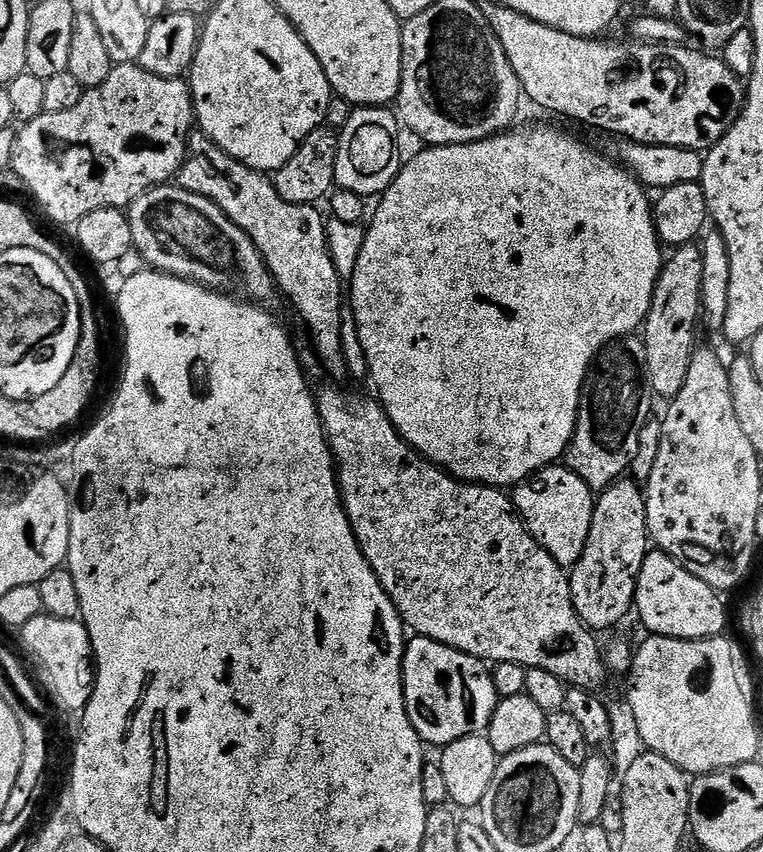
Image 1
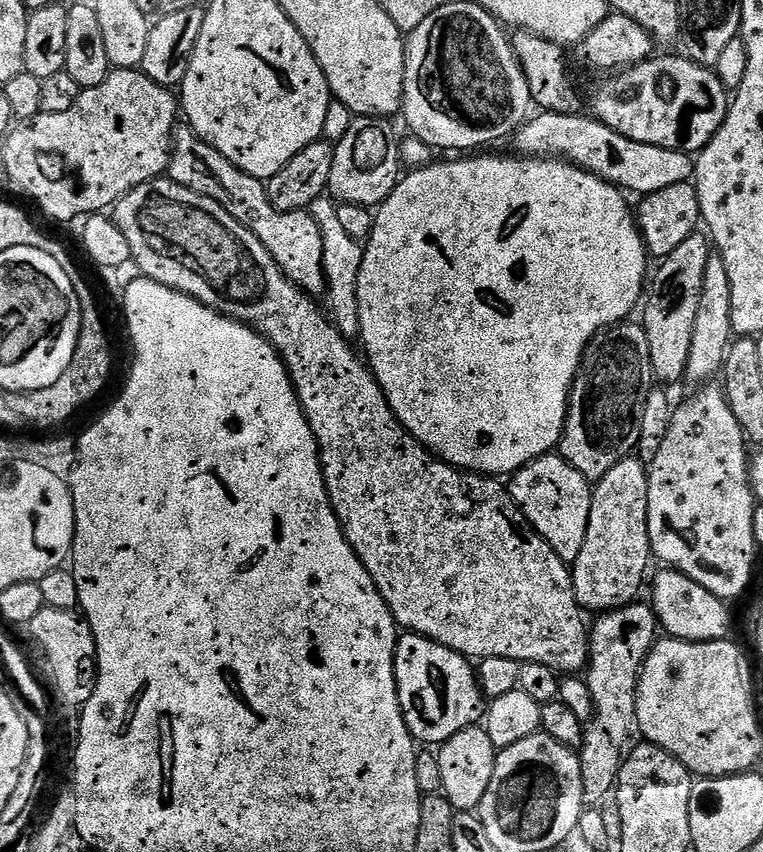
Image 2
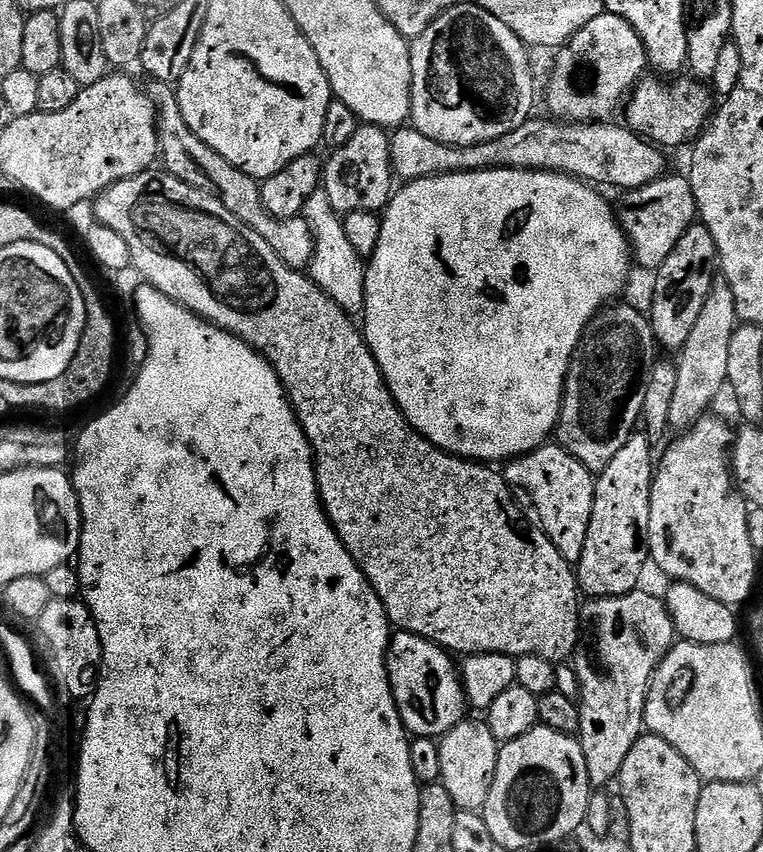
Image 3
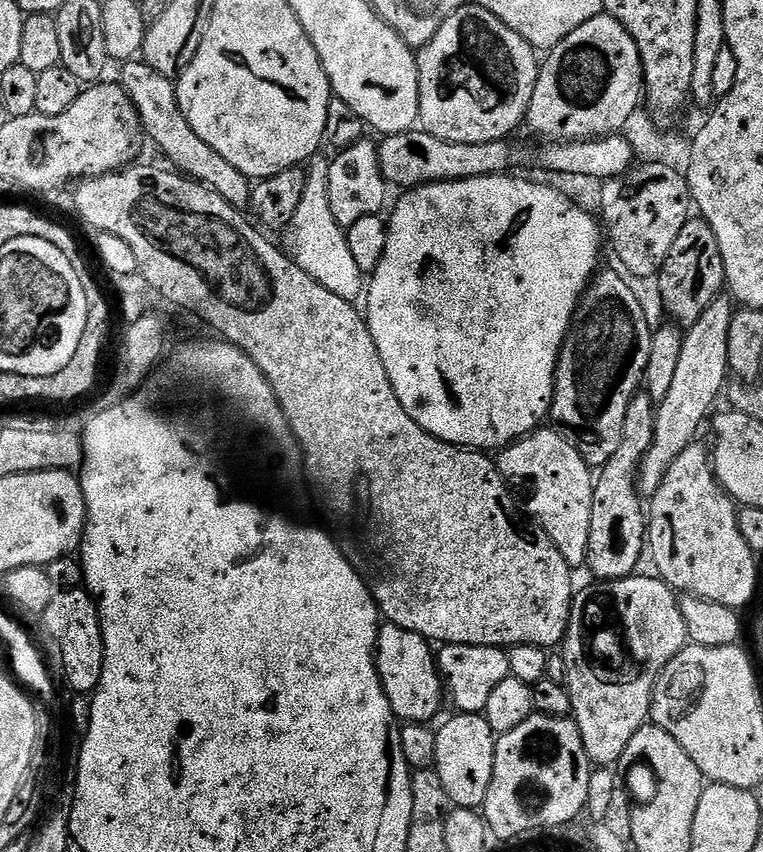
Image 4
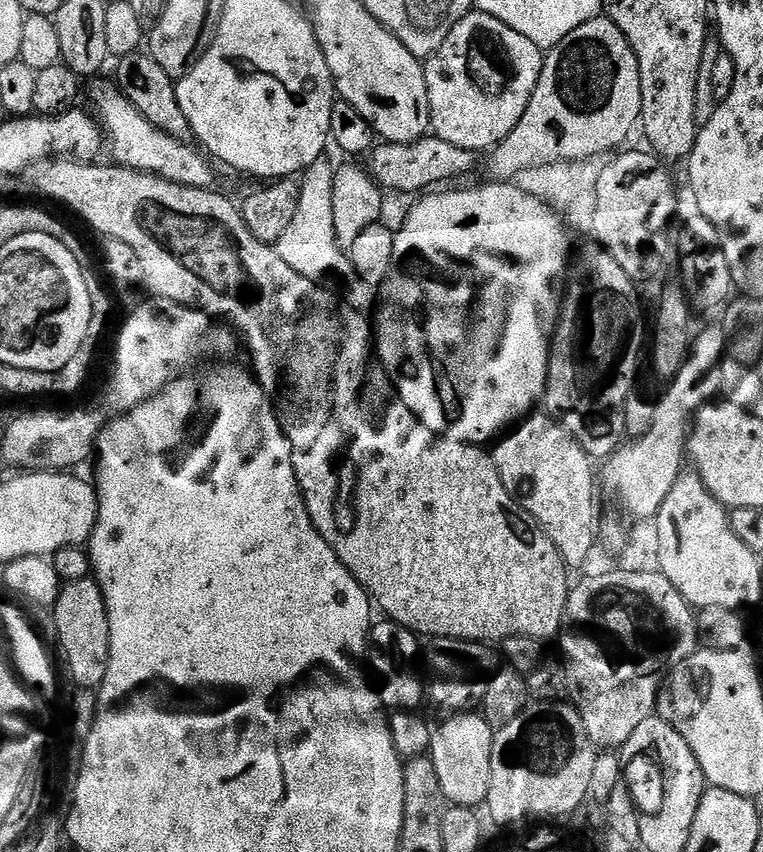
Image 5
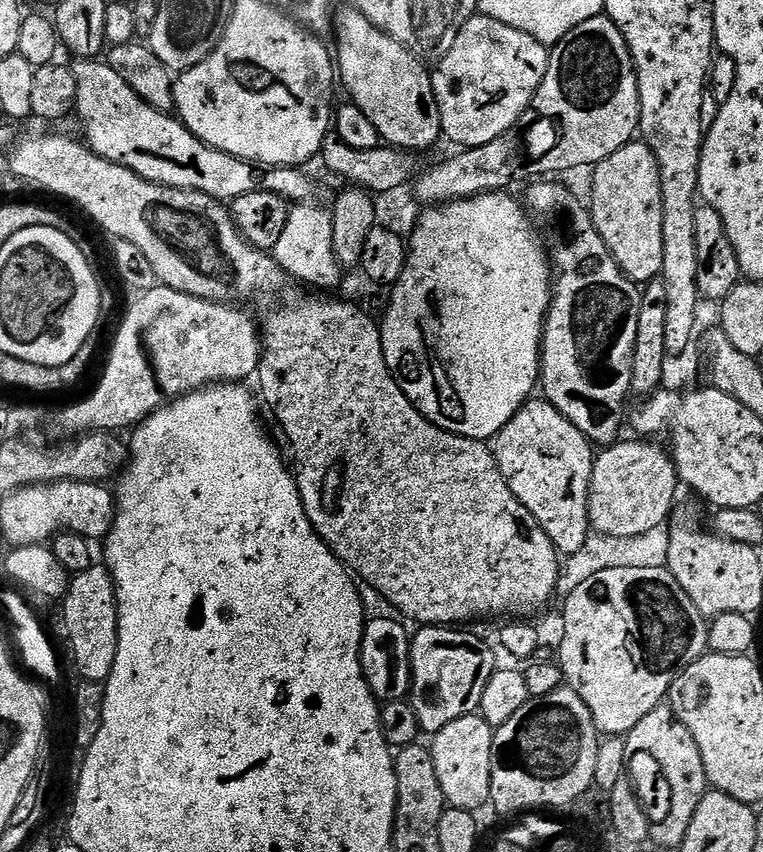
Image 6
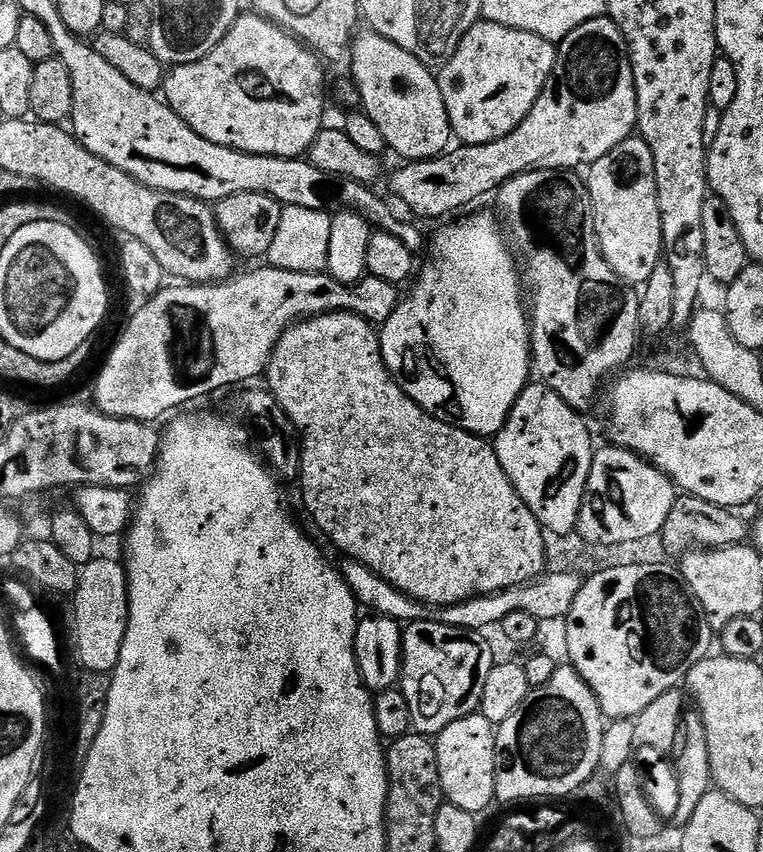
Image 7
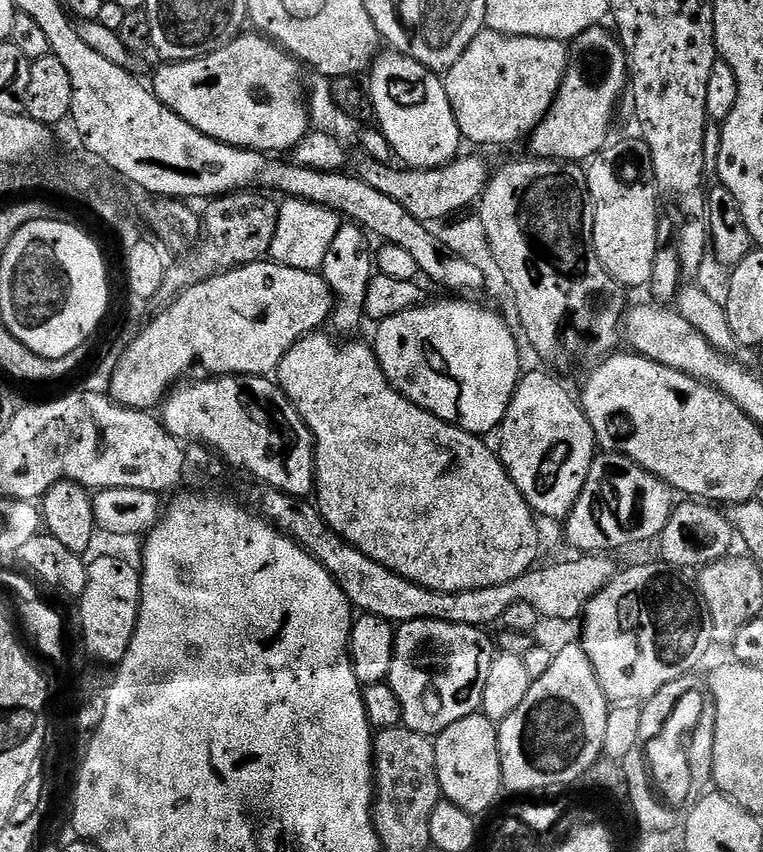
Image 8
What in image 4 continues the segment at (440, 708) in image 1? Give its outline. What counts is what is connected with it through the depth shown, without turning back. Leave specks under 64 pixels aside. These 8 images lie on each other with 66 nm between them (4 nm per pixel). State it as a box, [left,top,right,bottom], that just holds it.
[376,622,446,724]

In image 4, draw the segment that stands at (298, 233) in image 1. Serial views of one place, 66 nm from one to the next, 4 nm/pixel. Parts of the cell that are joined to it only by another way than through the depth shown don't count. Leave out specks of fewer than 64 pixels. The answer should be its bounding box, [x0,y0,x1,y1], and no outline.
[118,58,252,210]

